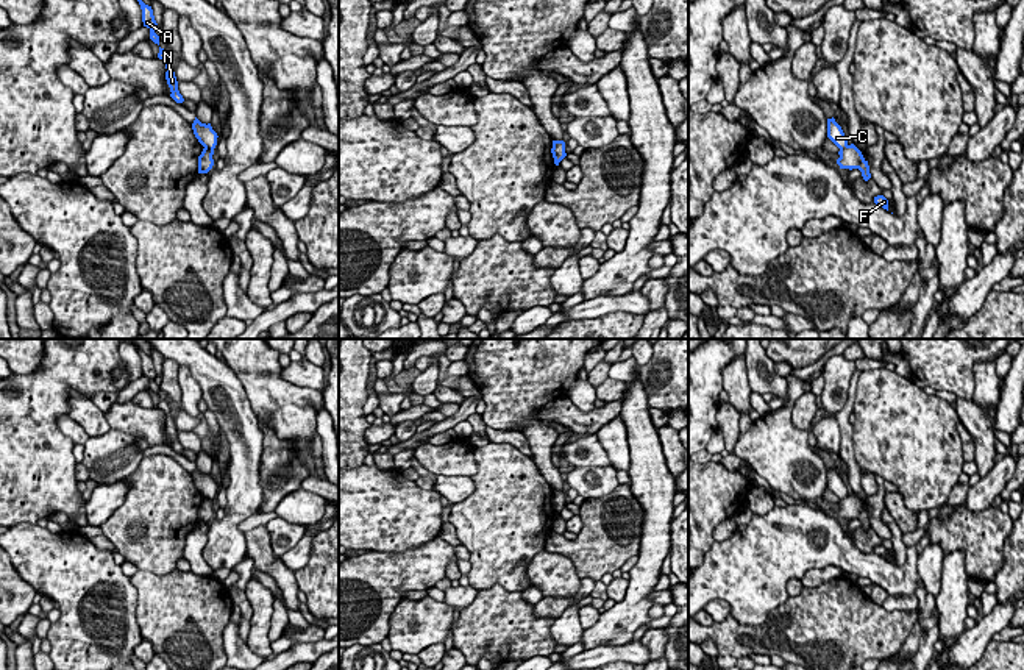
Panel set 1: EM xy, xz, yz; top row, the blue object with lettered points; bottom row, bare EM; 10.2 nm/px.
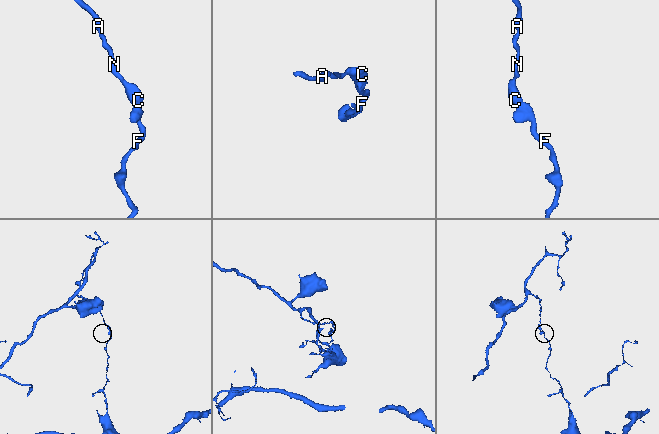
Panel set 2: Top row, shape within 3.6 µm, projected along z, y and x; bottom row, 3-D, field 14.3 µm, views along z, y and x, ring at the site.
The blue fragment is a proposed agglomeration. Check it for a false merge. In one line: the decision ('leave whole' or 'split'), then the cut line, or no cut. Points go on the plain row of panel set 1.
split; cut in xy along (205, 497), (213, 500)

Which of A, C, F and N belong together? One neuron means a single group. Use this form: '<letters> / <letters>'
A C N / F

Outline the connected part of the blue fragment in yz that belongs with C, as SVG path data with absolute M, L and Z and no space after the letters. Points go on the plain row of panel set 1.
M827 469L827 487L841 500L848 495L848 489L841 479L841 476L835 472L835 469Z

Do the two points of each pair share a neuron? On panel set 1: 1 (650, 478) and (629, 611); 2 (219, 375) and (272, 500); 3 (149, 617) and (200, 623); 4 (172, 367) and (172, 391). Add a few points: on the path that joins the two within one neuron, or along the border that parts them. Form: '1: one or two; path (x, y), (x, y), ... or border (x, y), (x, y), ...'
1: one; path (654, 511), (654, 548), (643, 578)
2: two; border (264, 438), (261, 456), (263, 502), (258, 509)
3: one; path (161, 617), (181, 617), (188, 623)
4: one; path (172, 374), (172, 384)

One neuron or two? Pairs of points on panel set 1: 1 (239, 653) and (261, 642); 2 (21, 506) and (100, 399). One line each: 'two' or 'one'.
1: two
2: two

